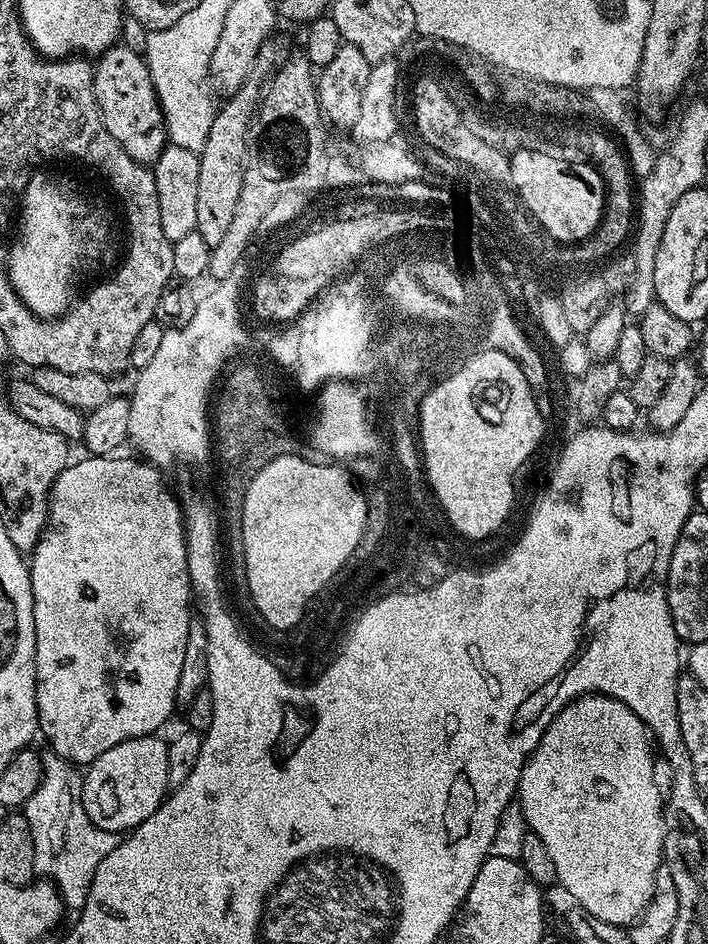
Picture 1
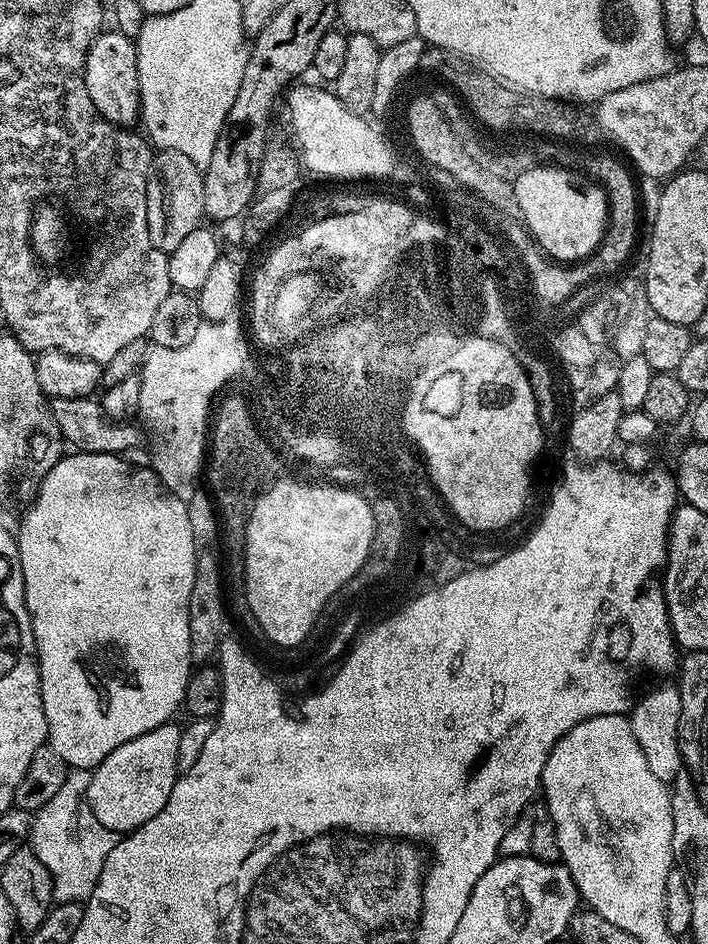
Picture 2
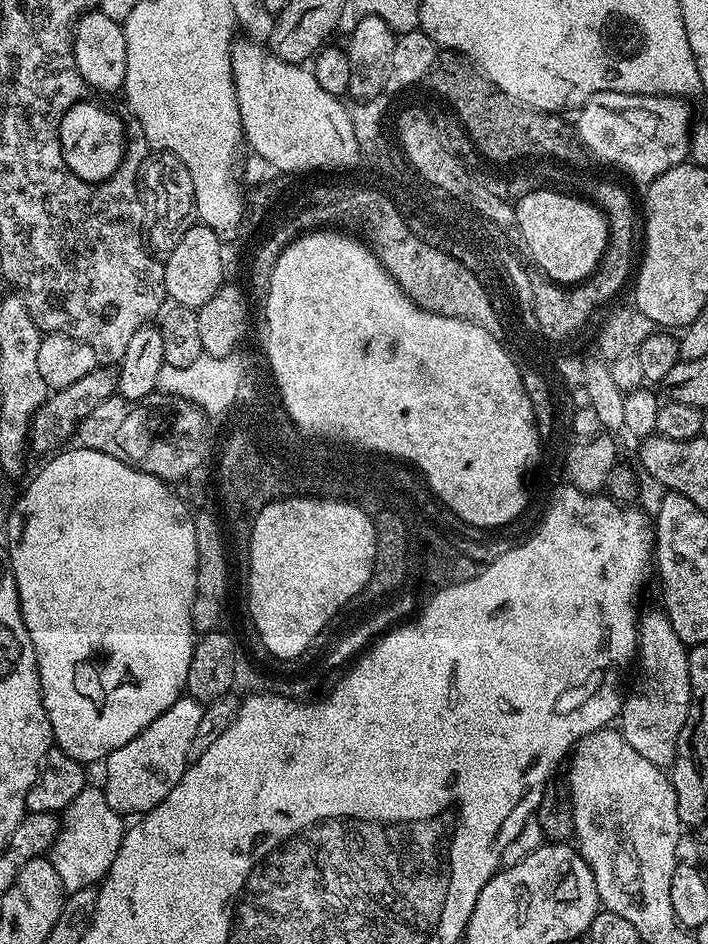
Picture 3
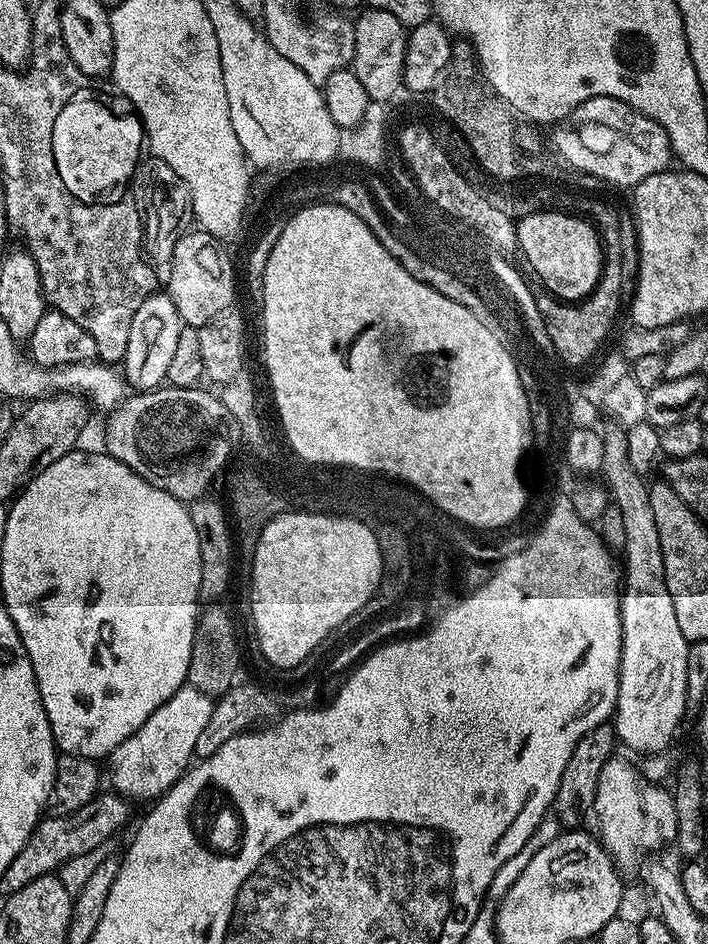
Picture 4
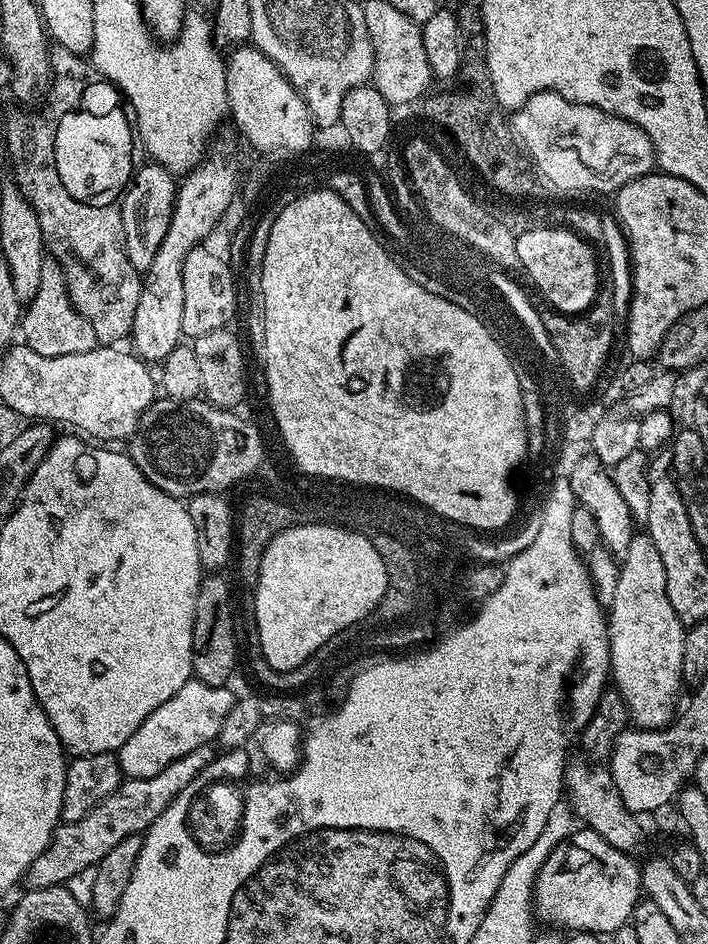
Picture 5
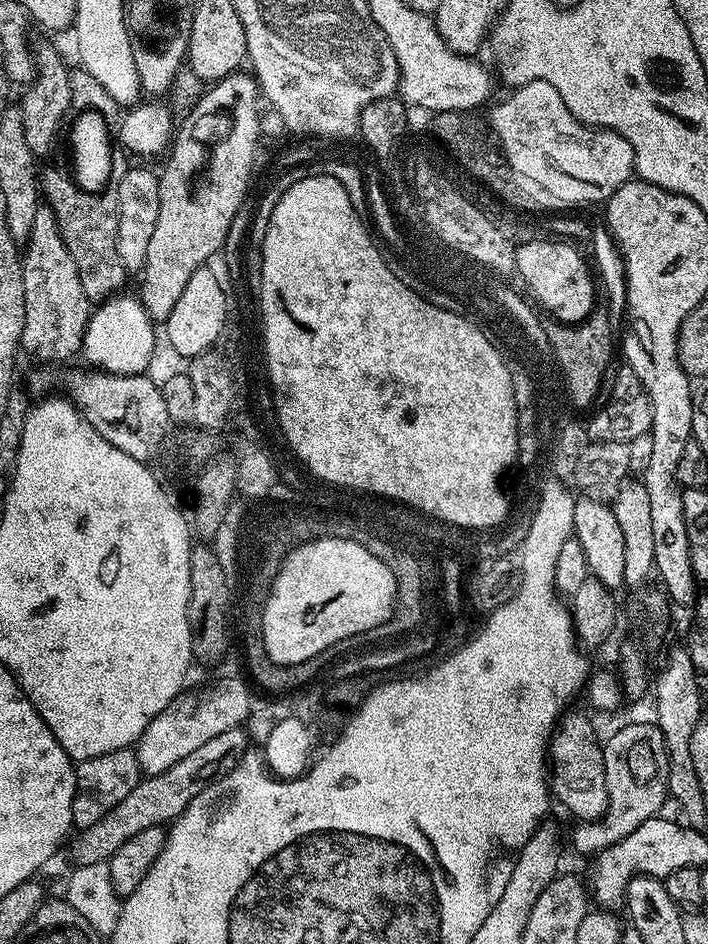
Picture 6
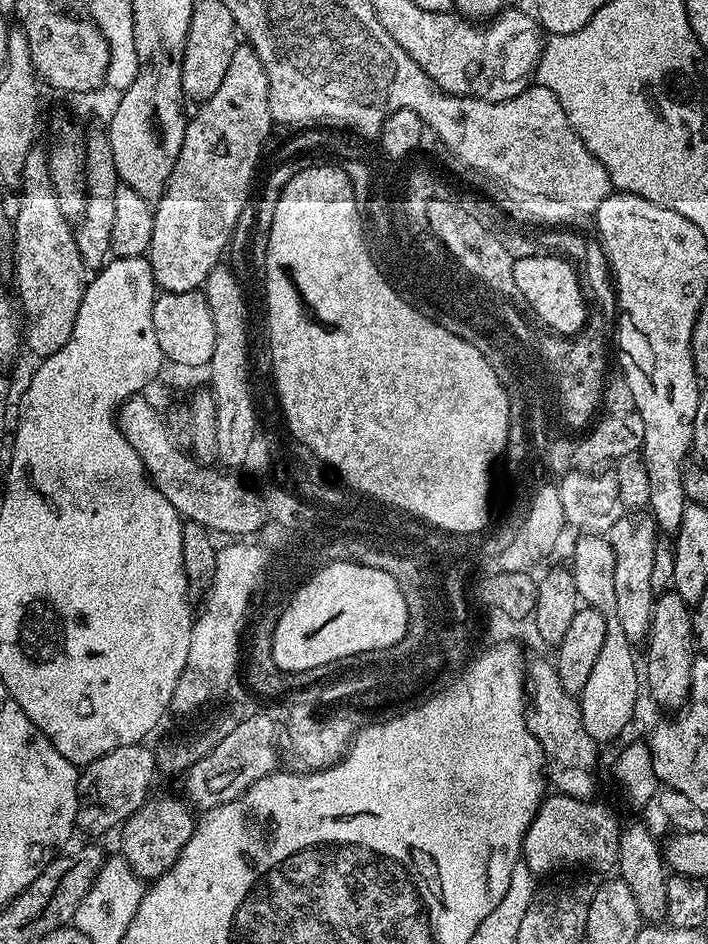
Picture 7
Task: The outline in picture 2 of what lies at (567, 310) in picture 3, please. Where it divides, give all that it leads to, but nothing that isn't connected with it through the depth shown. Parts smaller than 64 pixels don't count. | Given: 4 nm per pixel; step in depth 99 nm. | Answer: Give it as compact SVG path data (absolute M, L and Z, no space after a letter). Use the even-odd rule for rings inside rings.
M615 155L608 160L604 157L594 158L589 161L589 164L594 170L595 177L601 182L606 198L609 199L608 223L604 229L604 236L599 246L586 259L579 262L557 262L541 251L528 253L526 263L535 269L537 291L540 296L544 296L544 301L562 300L572 288L583 289L591 280L600 280L603 276L614 275L631 258L632 251L636 248L636 239L640 236L640 196L636 193L637 177L633 169Z

